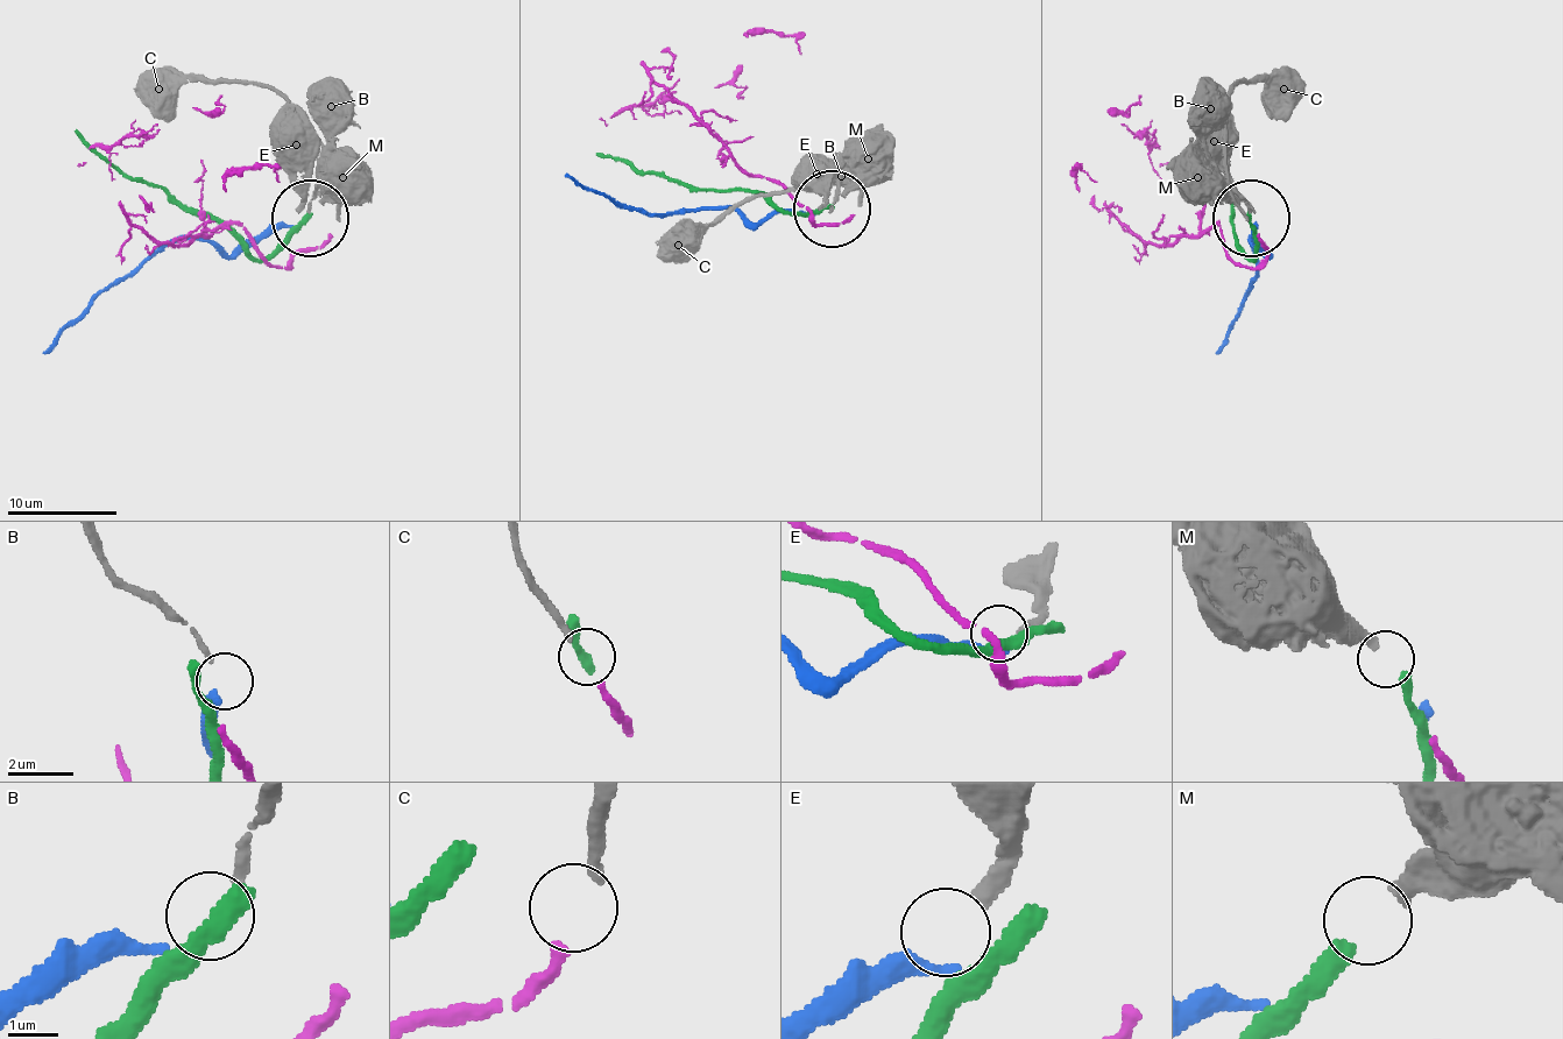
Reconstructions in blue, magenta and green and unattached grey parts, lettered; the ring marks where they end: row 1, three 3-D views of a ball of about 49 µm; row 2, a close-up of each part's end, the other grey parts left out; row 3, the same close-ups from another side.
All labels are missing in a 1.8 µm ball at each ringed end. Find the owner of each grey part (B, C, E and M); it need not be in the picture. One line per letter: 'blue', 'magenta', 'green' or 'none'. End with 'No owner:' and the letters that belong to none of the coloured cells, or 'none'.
B: none
C: magenta
E: none
M: green
No owner: B, E

